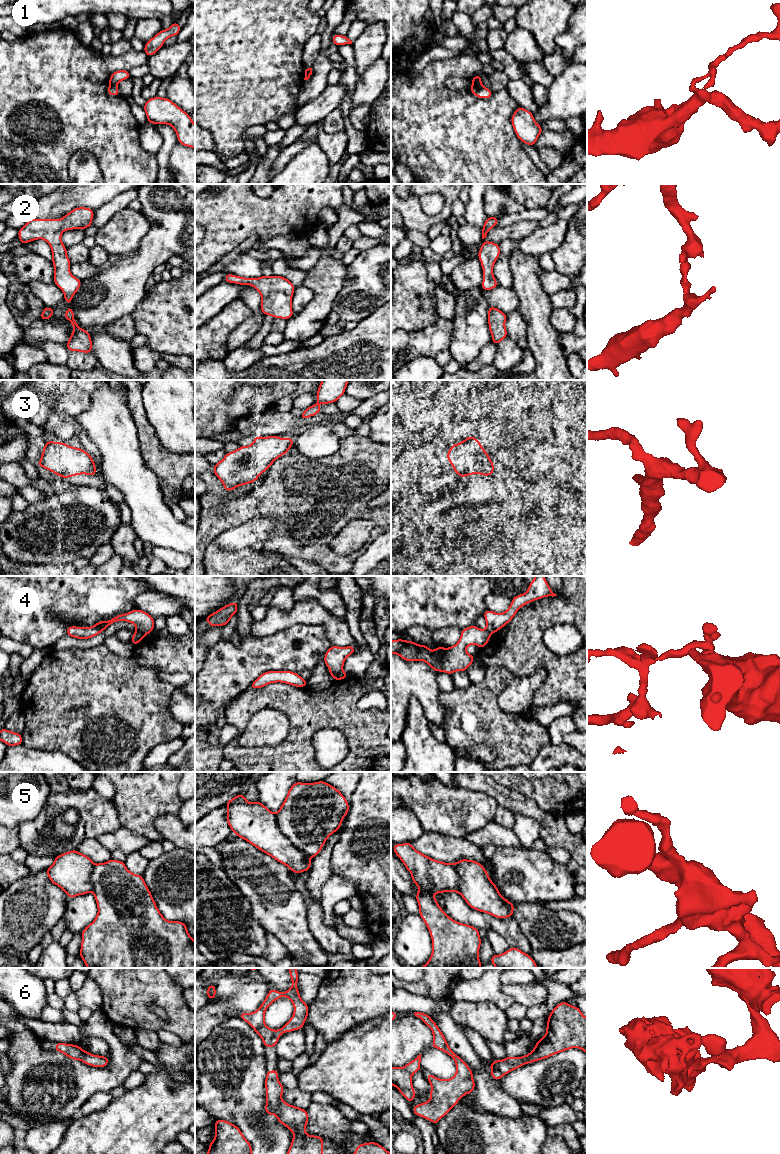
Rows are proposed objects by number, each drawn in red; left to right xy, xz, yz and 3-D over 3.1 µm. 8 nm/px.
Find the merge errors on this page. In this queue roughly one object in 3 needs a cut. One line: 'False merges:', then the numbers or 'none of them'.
False merges: 1, 4

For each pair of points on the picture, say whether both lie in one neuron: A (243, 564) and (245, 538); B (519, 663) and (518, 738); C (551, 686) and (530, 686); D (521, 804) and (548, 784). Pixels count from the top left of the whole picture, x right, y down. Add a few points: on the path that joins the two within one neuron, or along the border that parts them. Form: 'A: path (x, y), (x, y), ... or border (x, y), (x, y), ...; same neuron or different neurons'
A: border (259, 545), (231, 551), (224, 551), (220, 548); different neurons
B: border (493, 665), (505, 667), (514, 676); different neurons
C: border (540, 666), (546, 677), (535, 691), (531, 708); different neurons
D: border (508, 788), (530, 797), (544, 811), (548, 812); different neurons

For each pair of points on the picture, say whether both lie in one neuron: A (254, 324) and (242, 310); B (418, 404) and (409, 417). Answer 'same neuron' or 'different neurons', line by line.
A: different neurons
B: same neuron

